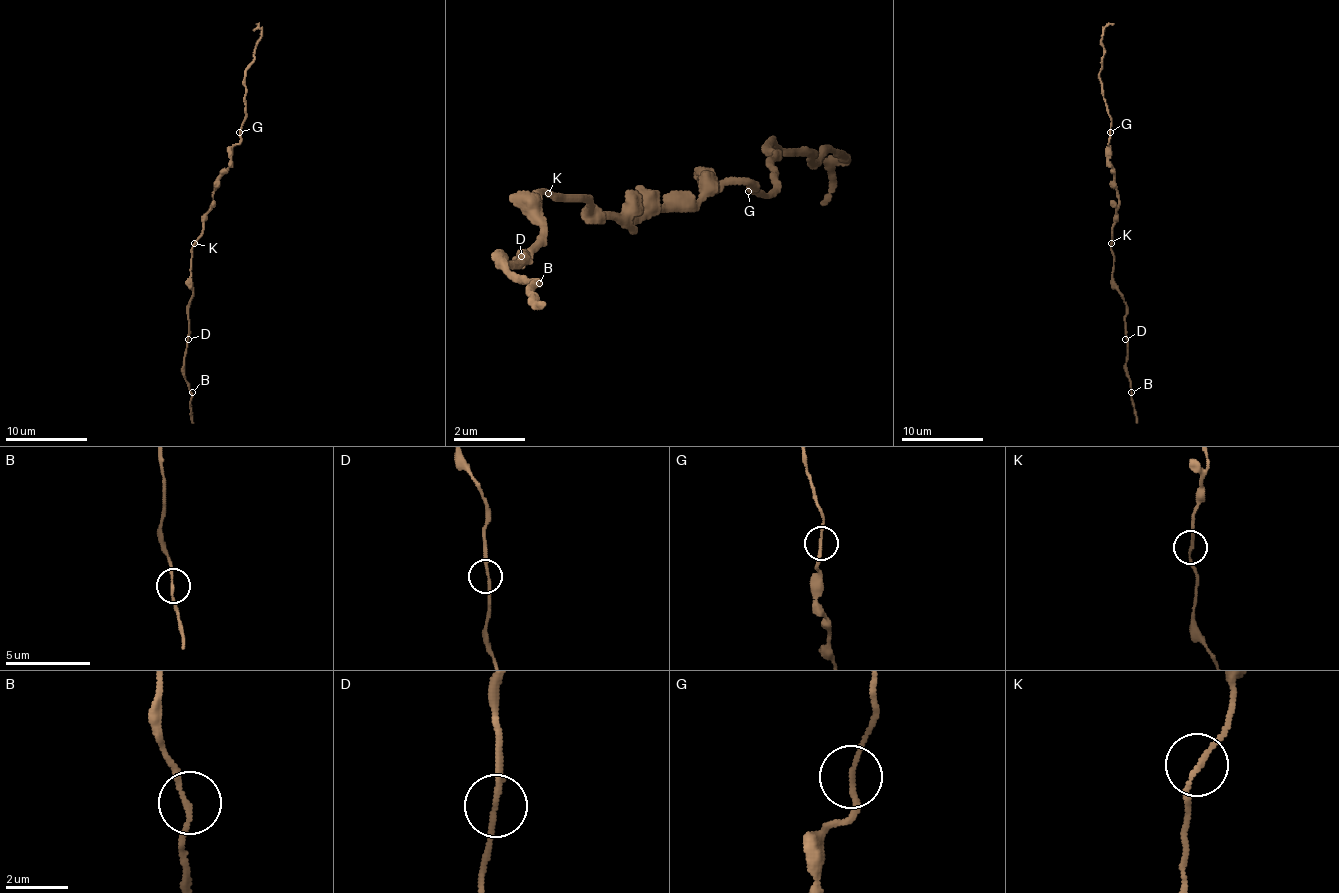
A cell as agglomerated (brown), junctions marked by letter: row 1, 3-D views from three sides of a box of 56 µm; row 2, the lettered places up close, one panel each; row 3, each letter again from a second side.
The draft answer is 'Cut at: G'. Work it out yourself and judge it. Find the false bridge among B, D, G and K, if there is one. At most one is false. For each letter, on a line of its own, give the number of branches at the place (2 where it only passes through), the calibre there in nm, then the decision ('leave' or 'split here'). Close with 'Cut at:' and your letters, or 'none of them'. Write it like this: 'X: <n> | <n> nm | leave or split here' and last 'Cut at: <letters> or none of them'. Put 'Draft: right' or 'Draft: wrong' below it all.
B: 2 | 160 nm | leave
D: 2 | 170 nm | leave
G: 2 | 150 nm | leave
K: 2 | 150 nm | leave
Cut at: none of them
Draft: wrong

